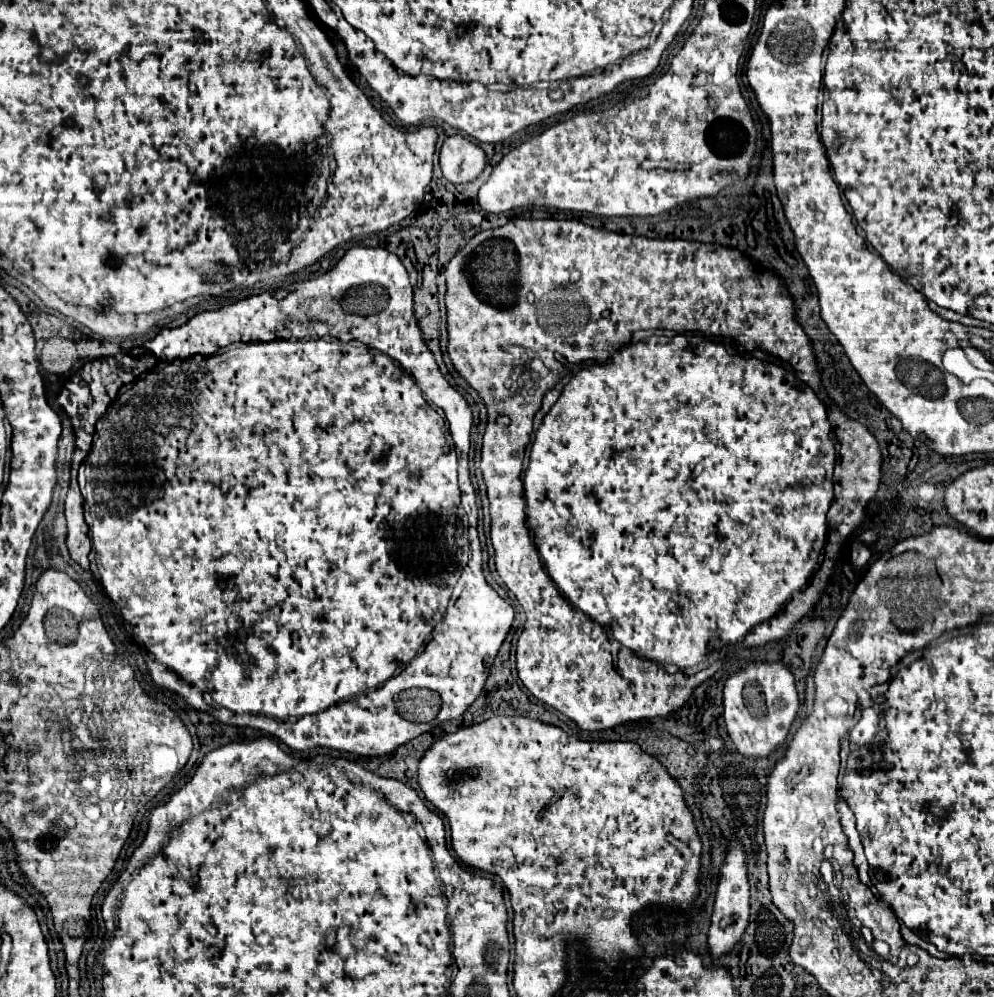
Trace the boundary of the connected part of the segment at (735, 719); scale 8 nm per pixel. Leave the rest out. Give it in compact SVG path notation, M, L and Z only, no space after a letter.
M752 662L742 672L730 676L724 686L724 720L728 736L744 758L768 758L776 752L788 736L798 706L794 676L784 664Z

